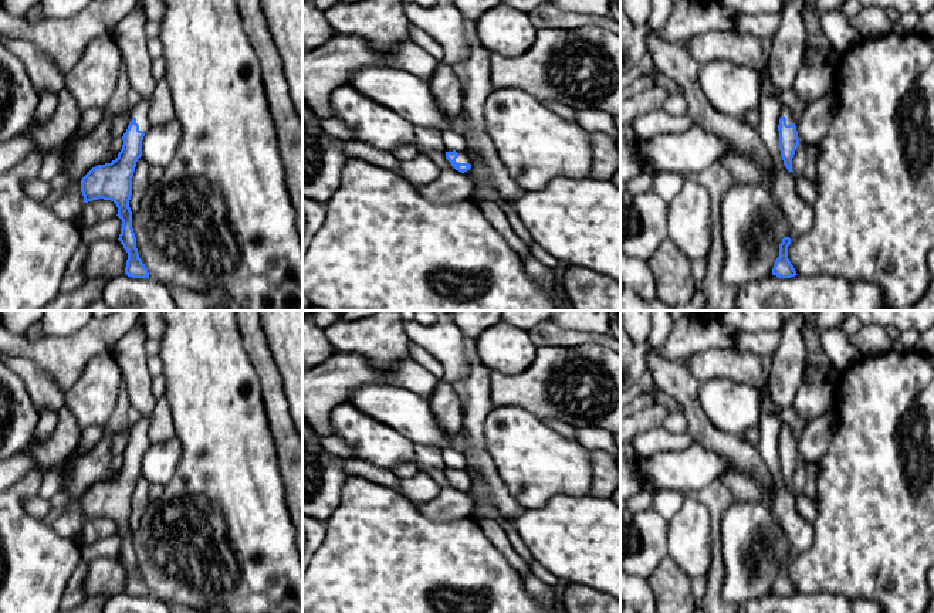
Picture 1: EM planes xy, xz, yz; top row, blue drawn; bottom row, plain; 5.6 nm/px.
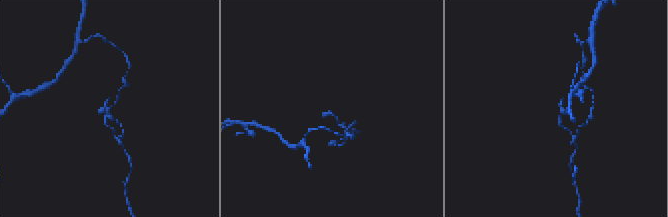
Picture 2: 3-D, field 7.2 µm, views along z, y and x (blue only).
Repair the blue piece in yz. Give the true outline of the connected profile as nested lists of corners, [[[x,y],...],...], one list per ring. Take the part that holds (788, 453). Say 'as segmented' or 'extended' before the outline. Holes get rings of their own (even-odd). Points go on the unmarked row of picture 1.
as segmented; [[[782,434],[779,437],[778,448],[779,448],[779,468],[781,468],[784,482],[789,490],[793,490],[792,475],[799,463],[796,444],[795,441],[788,443],[786,436]]]

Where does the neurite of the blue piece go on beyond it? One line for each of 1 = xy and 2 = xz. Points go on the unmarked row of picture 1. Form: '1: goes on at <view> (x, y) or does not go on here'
1: does not go on here
2: does not go on here

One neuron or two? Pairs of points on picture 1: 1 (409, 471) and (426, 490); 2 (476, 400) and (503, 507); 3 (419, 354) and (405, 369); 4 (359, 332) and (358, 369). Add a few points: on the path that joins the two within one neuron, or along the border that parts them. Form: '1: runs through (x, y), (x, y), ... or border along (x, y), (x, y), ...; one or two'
1: border along (419, 470), (412, 477), (400, 480); two
2: runs through (476, 427), (477, 459), (483, 467), (484, 480); one
3: border along (412, 358), (437, 380); two
4: border along (332, 354), (358, 354), (375, 366), (389, 368); two

